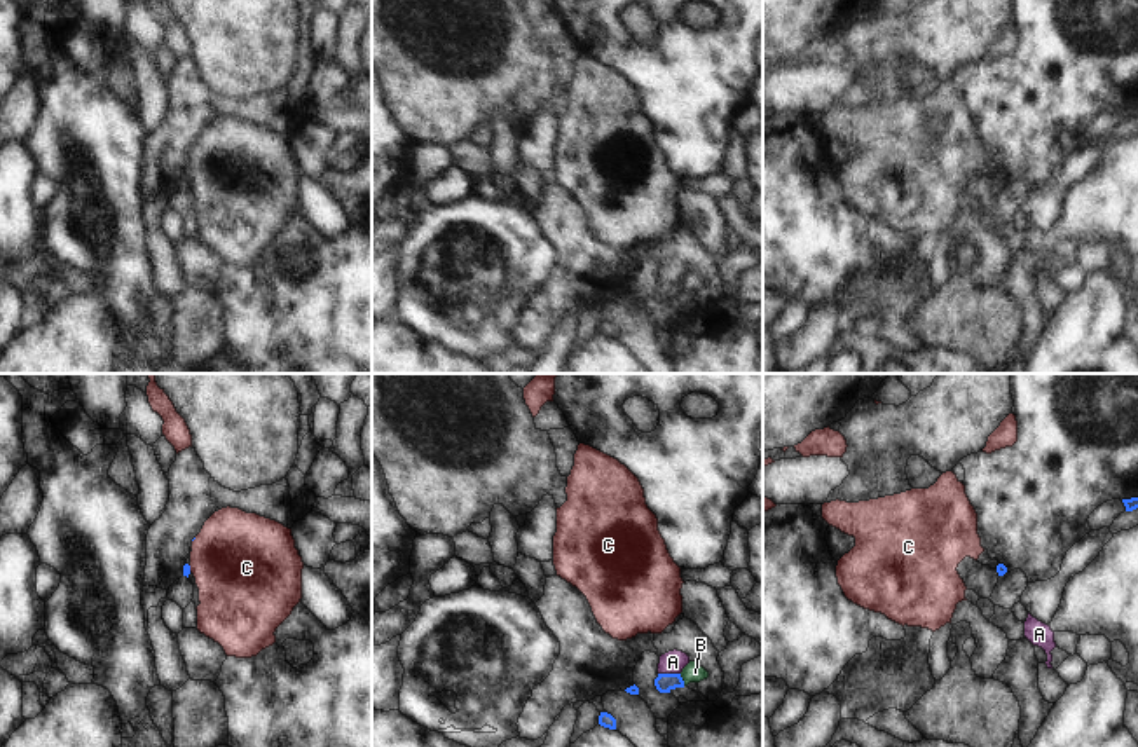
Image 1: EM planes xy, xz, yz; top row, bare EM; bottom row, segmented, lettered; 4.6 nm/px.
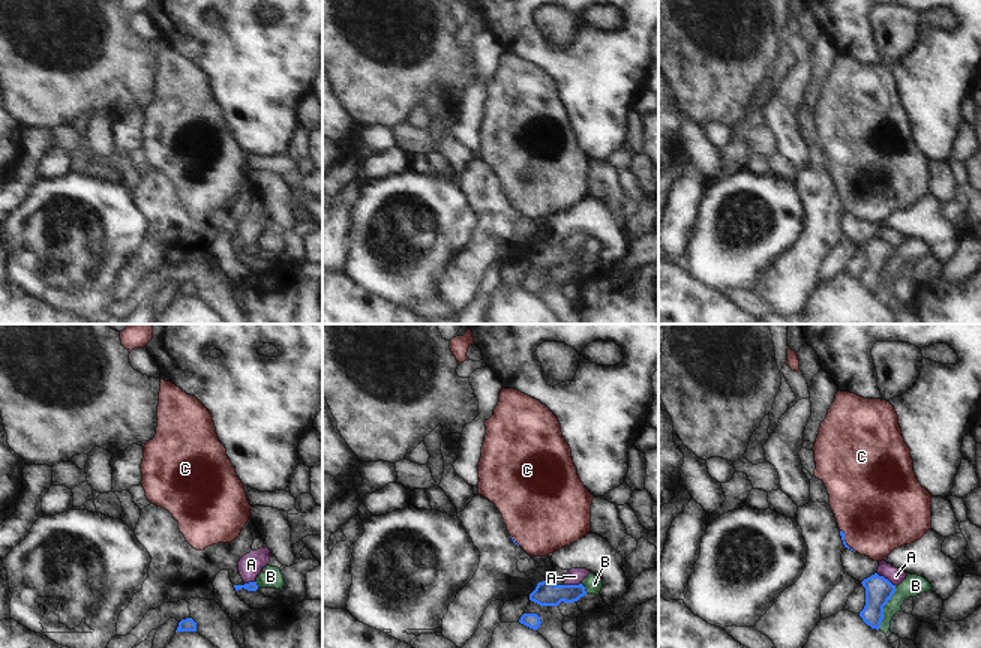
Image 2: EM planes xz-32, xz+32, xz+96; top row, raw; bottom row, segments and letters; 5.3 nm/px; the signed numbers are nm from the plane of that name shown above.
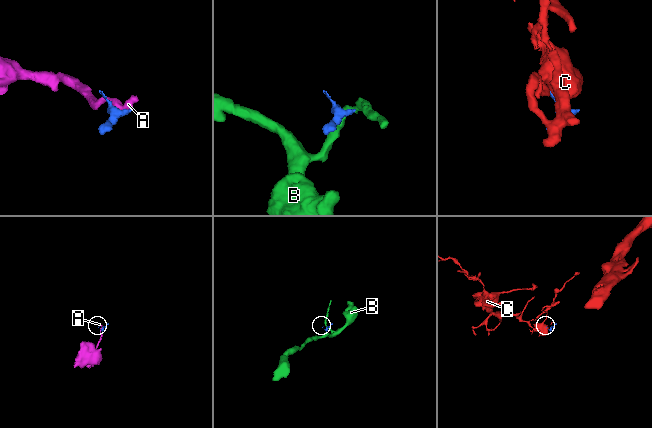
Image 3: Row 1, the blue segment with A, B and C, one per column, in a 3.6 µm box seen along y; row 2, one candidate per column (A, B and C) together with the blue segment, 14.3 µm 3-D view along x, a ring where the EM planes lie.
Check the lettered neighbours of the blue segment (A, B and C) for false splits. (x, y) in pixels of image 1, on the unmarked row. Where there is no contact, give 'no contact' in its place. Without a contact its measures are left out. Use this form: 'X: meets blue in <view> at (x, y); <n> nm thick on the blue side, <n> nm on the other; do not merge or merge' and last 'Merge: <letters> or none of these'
A: meets blue in xz at (669, 283); 90 nm thick on the blue side, 110 nm on the other; do not merge
B: meets blue in xz at (681, 288); 90 nm thick on the blue side, 90 nm on the other; do not merge
C: meets blue in xy at (189, 177); 30 nm thick on the blue side, 460 nm on the other; merge
Merge: C

